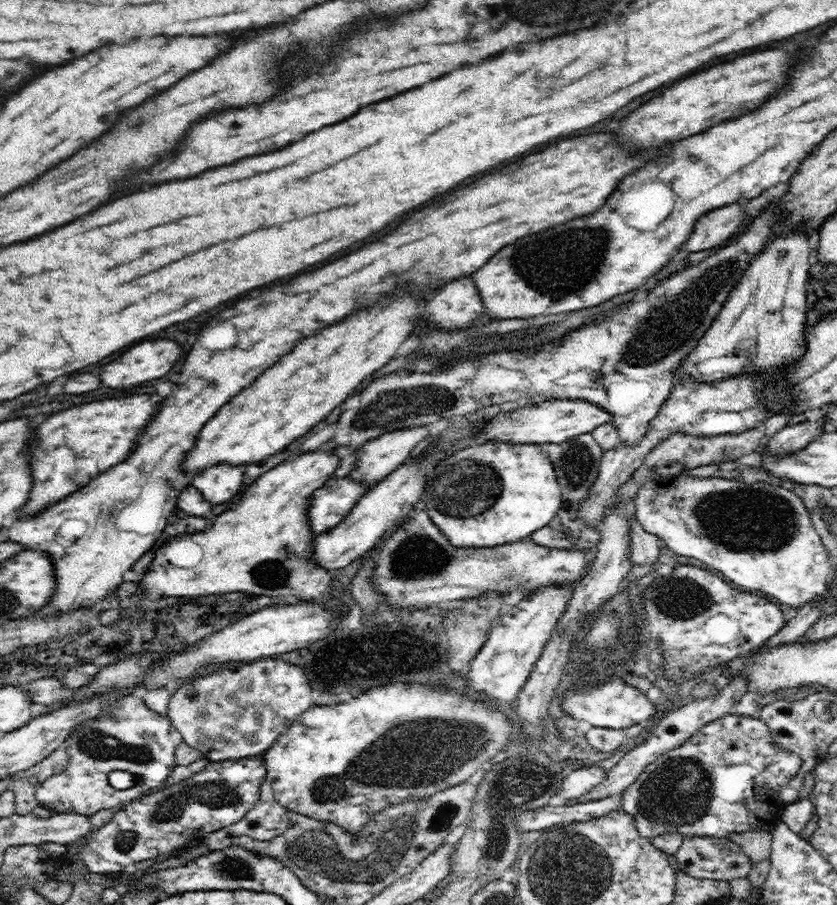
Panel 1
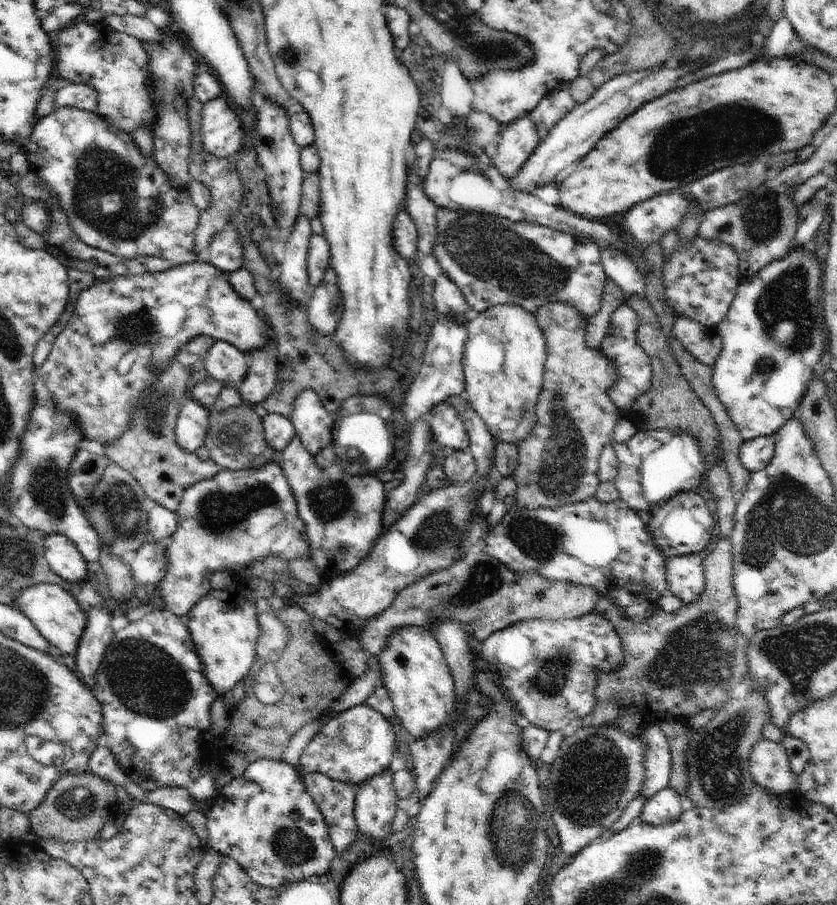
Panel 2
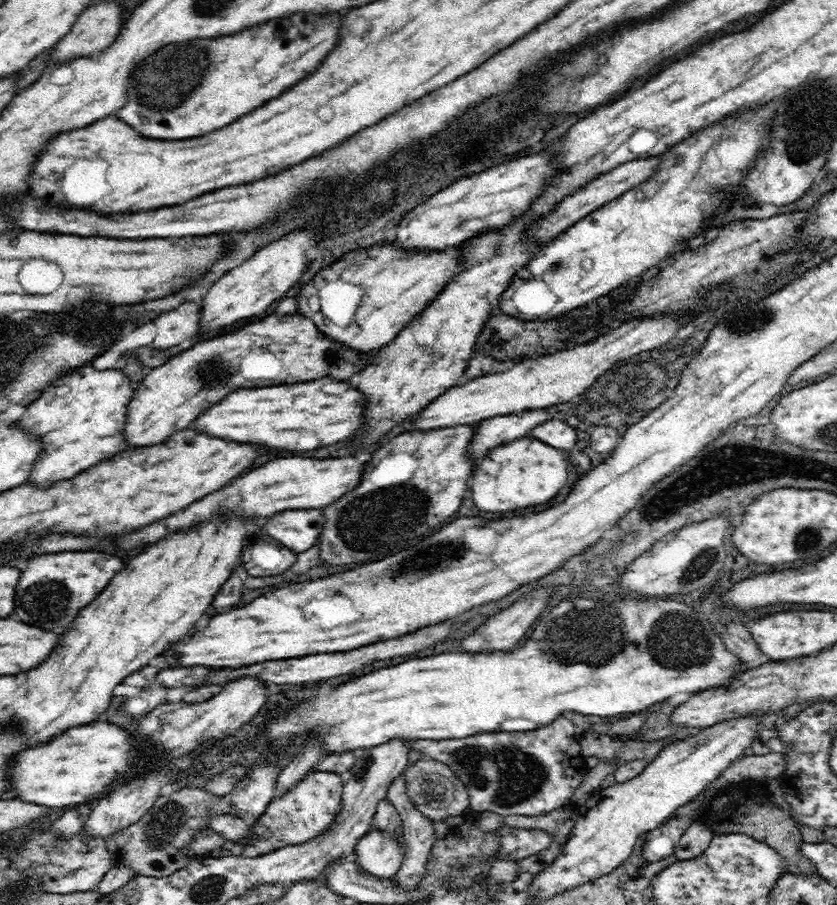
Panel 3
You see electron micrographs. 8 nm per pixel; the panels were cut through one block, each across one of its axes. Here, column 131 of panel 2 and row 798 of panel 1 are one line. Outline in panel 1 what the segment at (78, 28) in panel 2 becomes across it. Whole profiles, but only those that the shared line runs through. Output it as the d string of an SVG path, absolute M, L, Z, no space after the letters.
M141 693L124 695L115 705L108 710L108 714L76 725L71 730L63 746L68 753L69 761L62 772L55 772L36 790L35 797L40 805L55 812L92 816L100 810L116 808L120 804L160 788L174 775L174 768L177 765L175 750L183 741L180 731L172 726L167 716L152 711L144 703Z

